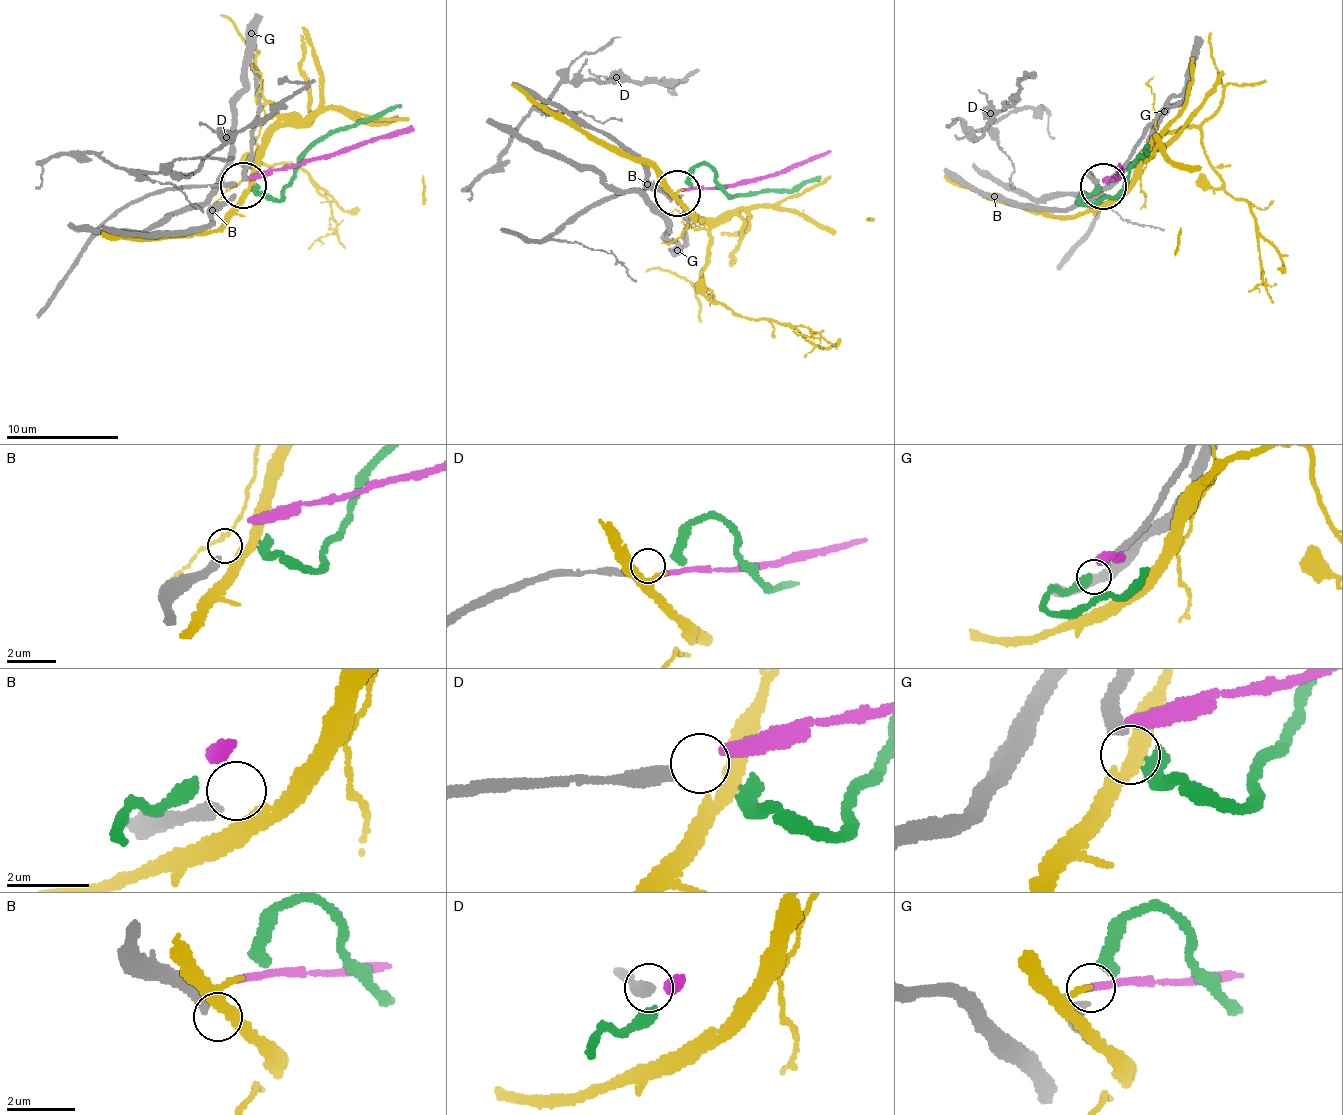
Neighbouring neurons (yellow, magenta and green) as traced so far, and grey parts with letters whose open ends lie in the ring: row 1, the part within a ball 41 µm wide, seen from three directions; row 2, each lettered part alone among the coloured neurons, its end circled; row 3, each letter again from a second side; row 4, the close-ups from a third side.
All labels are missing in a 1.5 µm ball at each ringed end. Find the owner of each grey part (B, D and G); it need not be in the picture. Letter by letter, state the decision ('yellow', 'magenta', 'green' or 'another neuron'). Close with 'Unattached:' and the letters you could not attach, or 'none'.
B: another neuron
D: magenta
G: green
Unattached: B

